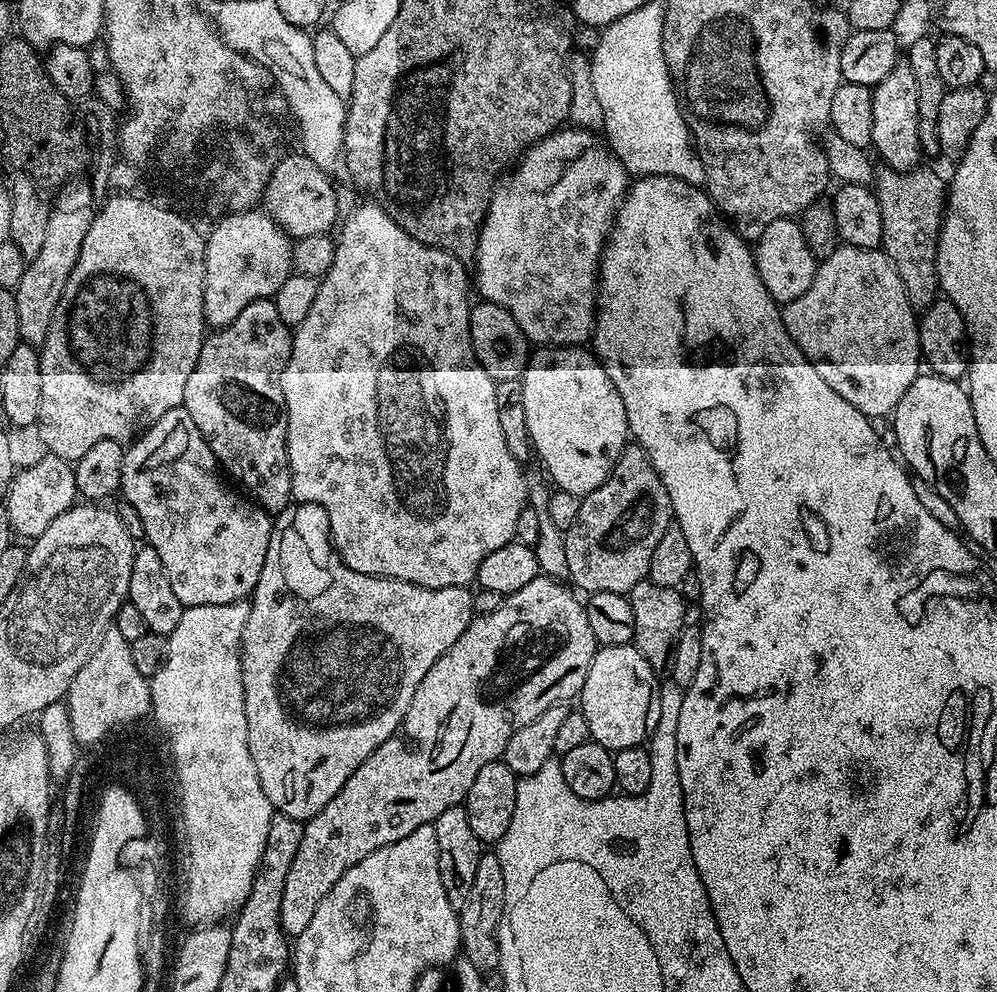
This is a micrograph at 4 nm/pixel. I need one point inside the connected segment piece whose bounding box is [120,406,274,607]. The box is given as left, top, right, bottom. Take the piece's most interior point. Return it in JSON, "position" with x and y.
{"position":[212,542]}

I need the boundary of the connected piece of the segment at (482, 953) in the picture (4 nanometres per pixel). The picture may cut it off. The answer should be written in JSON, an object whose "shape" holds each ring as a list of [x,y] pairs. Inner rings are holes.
{"shape":[[[485,851],[478,862],[478,871],[474,877],[474,886],[470,889],[470,898],[466,898],[466,906],[458,912],[463,959],[474,962],[474,966],[481,974],[495,973],[500,967],[500,947],[496,932],[500,928],[505,902],[506,877],[502,874],[502,862],[498,862],[495,851]]]}

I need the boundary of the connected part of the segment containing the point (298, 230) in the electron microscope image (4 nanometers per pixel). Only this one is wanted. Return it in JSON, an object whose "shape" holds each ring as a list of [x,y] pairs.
{"shape":[[[303,152],[287,153],[276,163],[270,174],[270,182],[264,190],[263,203],[272,221],[293,239],[313,237],[314,234],[327,235],[335,227],[338,214],[336,192],[327,177],[327,171],[320,168]]]}

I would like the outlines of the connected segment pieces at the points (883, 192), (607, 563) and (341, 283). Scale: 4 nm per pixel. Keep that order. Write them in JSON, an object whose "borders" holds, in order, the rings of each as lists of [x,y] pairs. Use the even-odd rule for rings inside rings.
{"borders":[[[[880,166],[874,172],[874,191],[882,210],[882,251],[889,262],[898,270],[898,278],[902,278],[902,286],[906,290],[906,298],[913,309],[929,308],[938,296],[936,283],[936,247],[940,237],[940,223],[944,221],[946,203],[946,180],[938,173],[931,172],[925,166],[917,167],[911,172],[896,172],[893,168]]],[[[635,442],[629,443],[616,465],[612,467],[612,475],[608,480],[602,482],[598,490],[581,499],[578,522],[574,522],[574,526],[570,526],[564,533],[566,566],[571,583],[584,594],[631,593],[632,588],[638,586],[638,582],[648,579],[654,546],[658,546],[662,534],[666,534],[668,525],[673,523],[673,520],[672,503],[666,494],[666,486],[662,486],[662,478],[658,478],[646,450]]],[[[375,202],[367,203],[358,205],[348,217],[343,217],[338,228],[341,236],[337,235],[334,240],[336,246],[334,262],[327,274],[320,280],[318,298],[314,298],[314,306],[310,306],[310,314],[306,314],[306,318],[302,318],[302,322],[295,325],[292,333],[292,353],[287,366],[280,374],[284,406],[288,409],[288,465],[292,471],[292,498],[293,501],[302,504],[317,504],[322,506],[322,510],[326,510],[326,518],[330,522],[328,533],[332,536],[332,547],[335,548],[342,563],[350,566],[350,570],[367,576],[388,576],[392,580],[410,582],[423,588],[463,588],[475,581],[478,566],[482,566],[482,558],[486,558],[486,554],[494,554],[494,550],[499,550],[502,546],[513,543],[514,525],[518,522],[518,514],[526,507],[528,498],[526,472],[521,464],[516,461],[514,454],[510,454],[502,435],[502,429],[498,422],[498,401],[494,399],[497,381],[492,380],[490,374],[486,374],[486,370],[480,368],[478,358],[472,349],[472,339],[468,329],[470,299],[468,300],[467,288],[470,288],[470,276],[469,273],[468,276],[464,273],[465,261],[459,256],[452,256],[448,252],[443,252],[441,248],[431,248],[414,238],[410,238],[410,234],[406,234],[406,230],[402,230],[402,226],[398,226],[394,222],[394,218],[390,218],[386,214],[384,208],[381,208]]]]}

